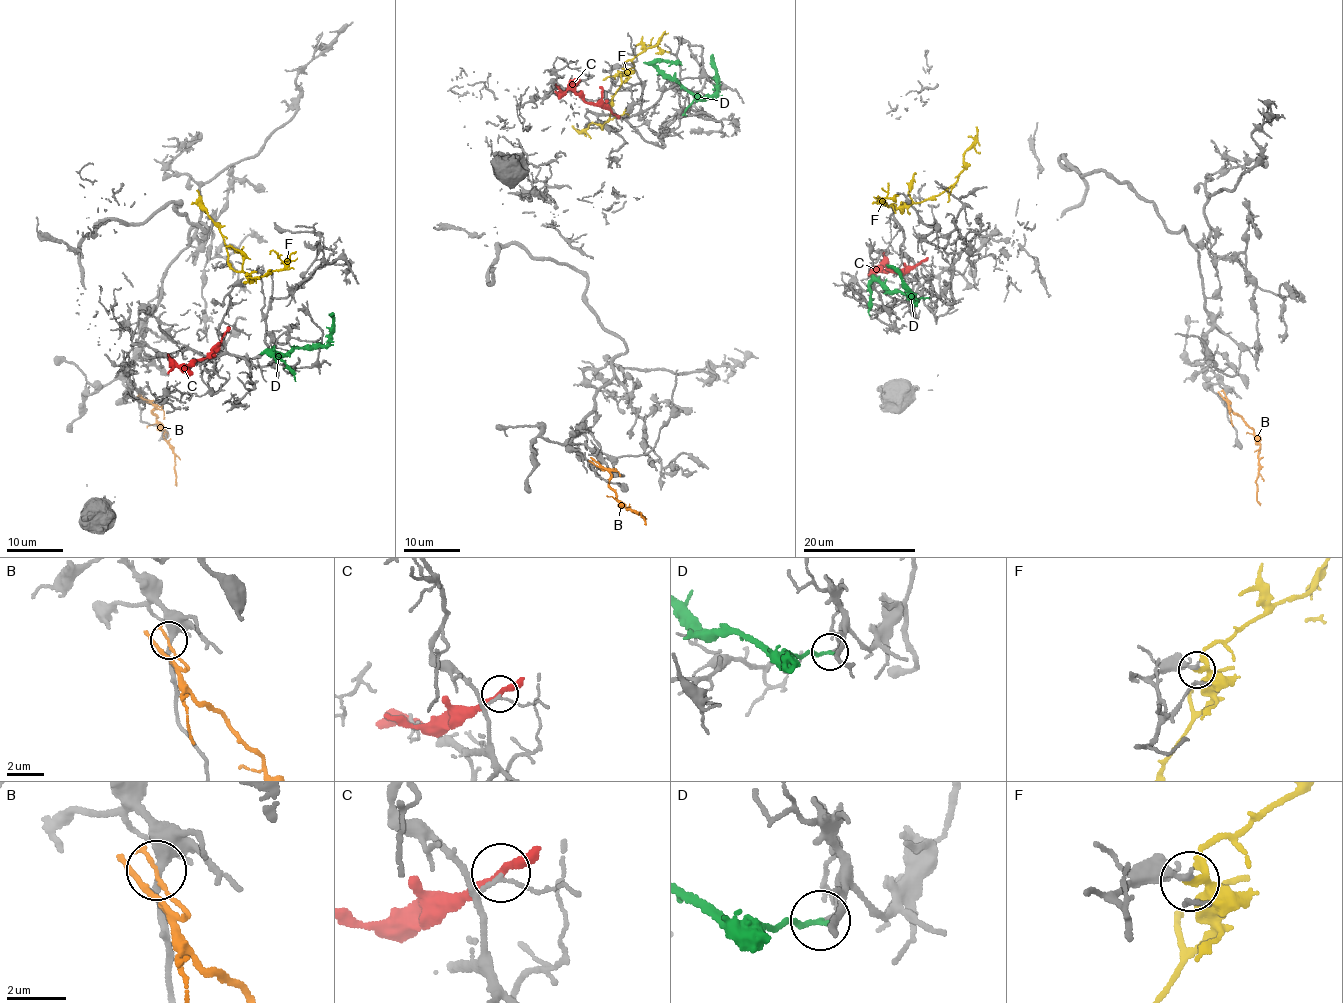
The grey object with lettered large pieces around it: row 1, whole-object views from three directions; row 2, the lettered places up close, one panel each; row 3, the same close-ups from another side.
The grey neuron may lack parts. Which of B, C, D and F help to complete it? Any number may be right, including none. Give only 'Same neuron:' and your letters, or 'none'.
Same neuron: F

